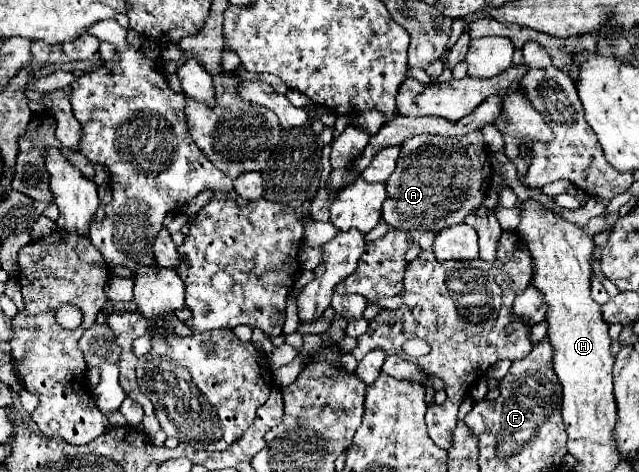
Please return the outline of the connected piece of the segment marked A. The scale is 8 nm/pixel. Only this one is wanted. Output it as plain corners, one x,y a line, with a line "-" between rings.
480,130
456,138
432,134
414,136
400,146
396,170
386,180
388,198
382,208
382,220
392,228
432,232
462,224
484,202
490,188
488,174
488,150

